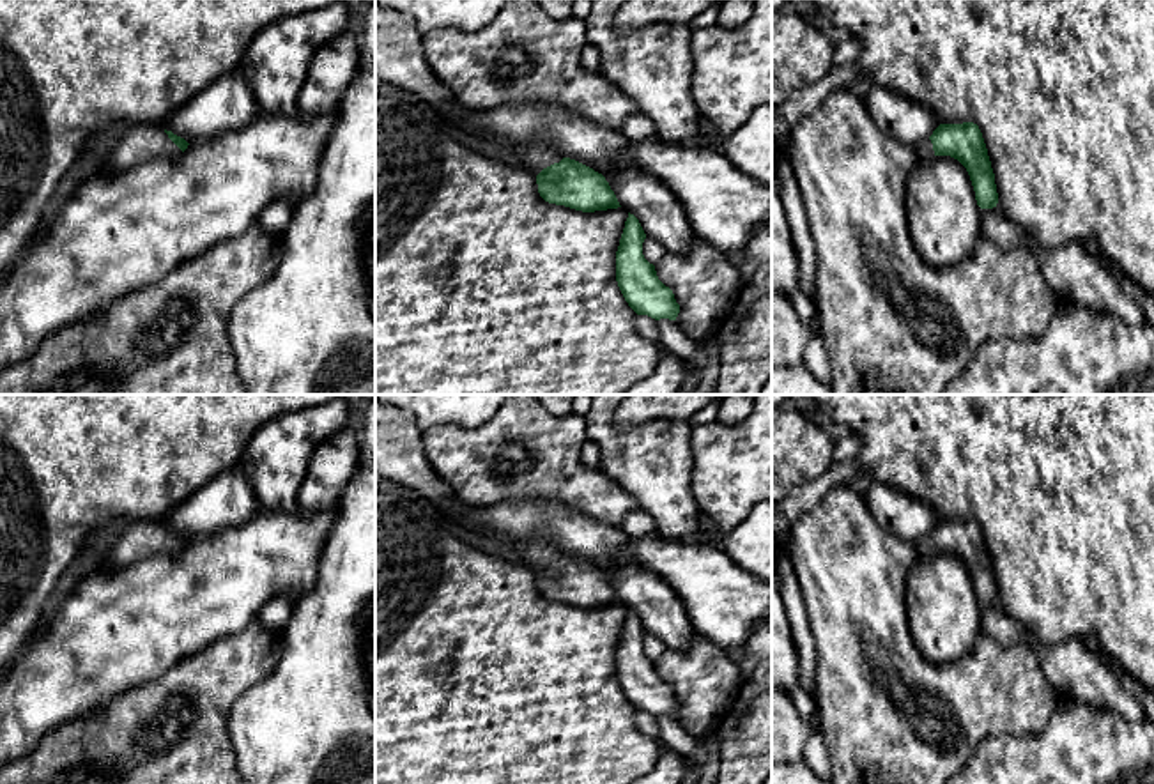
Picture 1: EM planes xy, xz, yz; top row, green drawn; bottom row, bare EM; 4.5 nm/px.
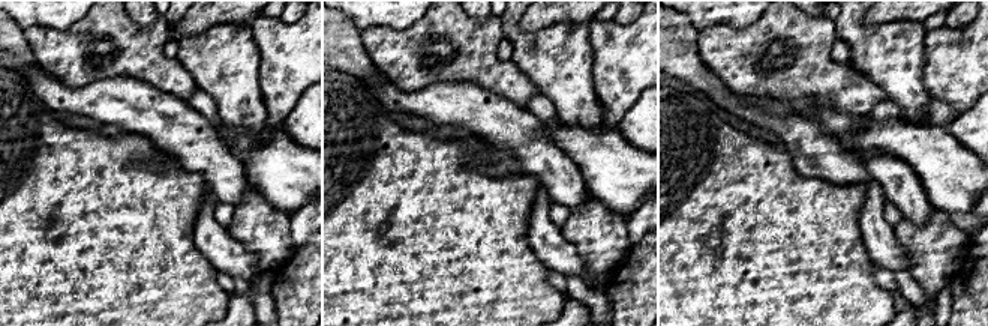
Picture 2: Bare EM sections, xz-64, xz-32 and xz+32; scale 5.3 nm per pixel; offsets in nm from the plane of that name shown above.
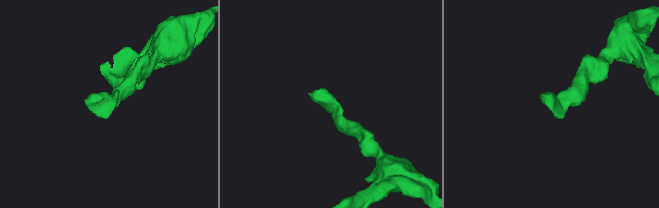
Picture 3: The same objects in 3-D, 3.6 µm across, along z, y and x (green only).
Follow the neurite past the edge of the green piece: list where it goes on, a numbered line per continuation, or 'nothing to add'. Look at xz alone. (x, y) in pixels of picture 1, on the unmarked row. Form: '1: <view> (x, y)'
1: xz (399, 441)

